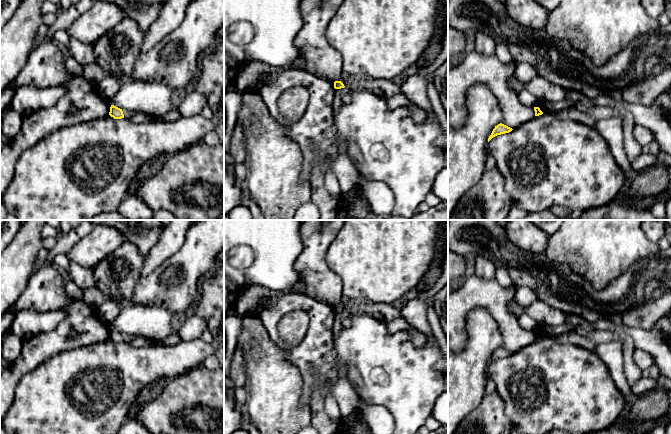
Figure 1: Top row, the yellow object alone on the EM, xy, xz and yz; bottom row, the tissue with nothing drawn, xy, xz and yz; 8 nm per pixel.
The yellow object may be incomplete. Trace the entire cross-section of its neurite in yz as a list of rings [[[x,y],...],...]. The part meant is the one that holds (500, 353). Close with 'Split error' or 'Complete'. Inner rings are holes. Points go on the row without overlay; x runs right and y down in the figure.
[[[500,347],[497,350],[495,350],[495,352],[493,353],[491,359],[488,362],[488,366],[495,360],[497,359],[501,359],[501,358],[505,358],[505,357],[509,357],[511,356],[513,353]]]. Complete

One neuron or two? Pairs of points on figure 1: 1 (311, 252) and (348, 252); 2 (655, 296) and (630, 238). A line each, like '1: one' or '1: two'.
1: two
2: two

